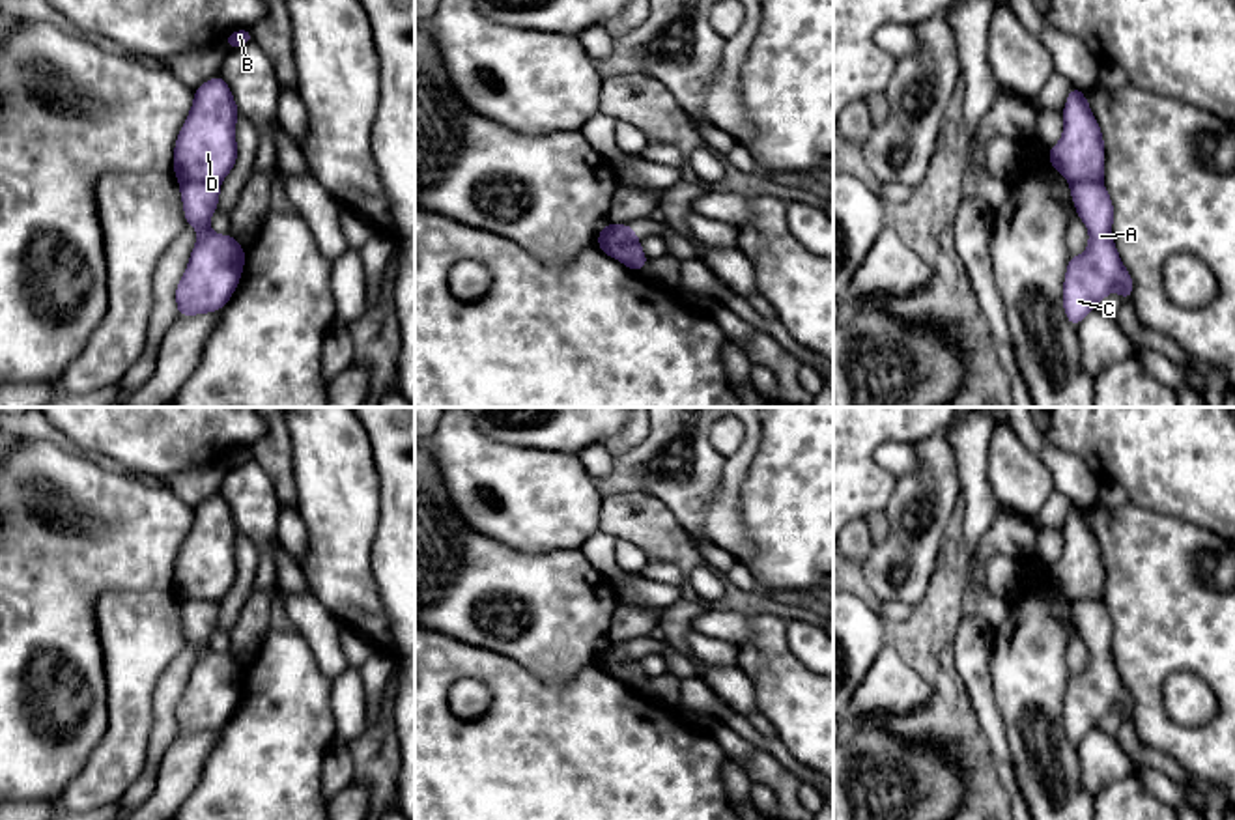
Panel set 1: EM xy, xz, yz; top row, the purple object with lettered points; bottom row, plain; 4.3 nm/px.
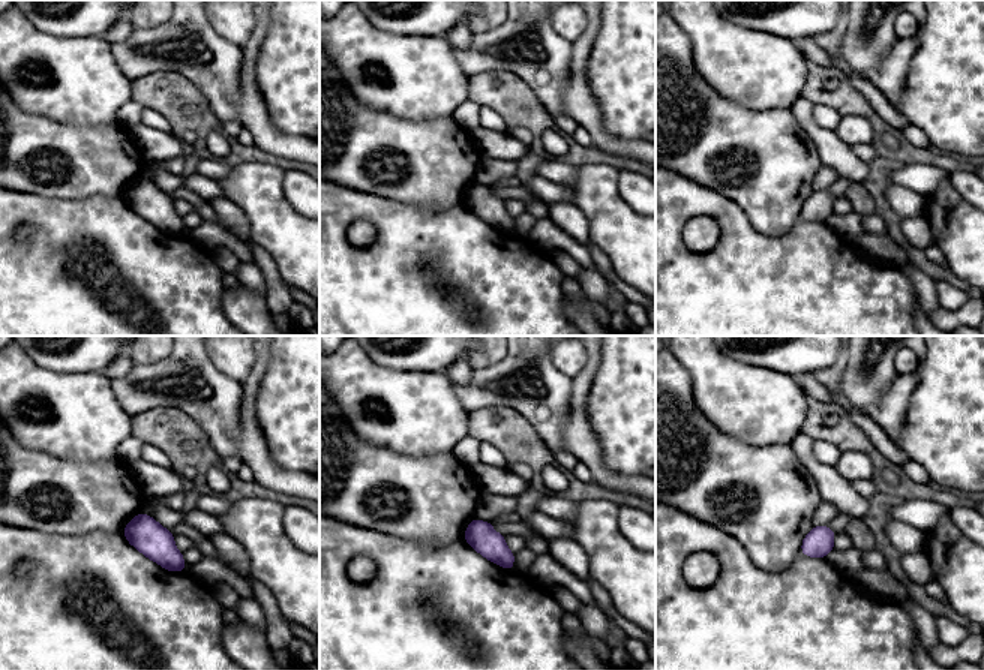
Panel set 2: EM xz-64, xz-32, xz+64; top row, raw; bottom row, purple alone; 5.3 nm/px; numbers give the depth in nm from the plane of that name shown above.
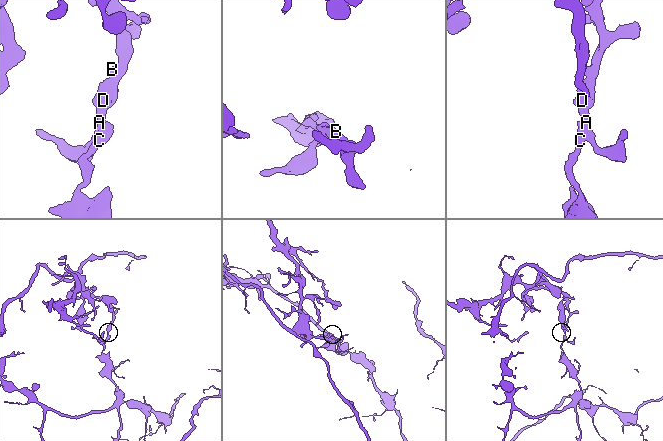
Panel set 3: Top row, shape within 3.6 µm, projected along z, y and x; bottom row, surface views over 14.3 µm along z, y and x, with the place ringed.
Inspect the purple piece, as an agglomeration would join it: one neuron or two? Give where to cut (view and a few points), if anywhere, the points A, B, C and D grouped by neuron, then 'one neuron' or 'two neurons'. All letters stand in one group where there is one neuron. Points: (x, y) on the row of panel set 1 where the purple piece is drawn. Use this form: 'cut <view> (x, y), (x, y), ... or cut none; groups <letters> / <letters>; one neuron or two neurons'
cut xy (180, 180), (219, 183); groups A C / B D; two neurons

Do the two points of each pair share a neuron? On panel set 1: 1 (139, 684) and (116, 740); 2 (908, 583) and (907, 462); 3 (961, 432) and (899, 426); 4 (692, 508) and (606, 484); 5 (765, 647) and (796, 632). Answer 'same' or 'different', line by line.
1: same
2: different
3: different
4: same
5: different

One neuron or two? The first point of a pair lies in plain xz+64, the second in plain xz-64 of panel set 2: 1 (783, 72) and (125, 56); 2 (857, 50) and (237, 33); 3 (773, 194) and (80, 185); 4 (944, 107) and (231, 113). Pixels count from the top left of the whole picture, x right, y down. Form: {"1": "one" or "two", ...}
{"1": "two", "2": "two", "3": "one", "4": "two"}

